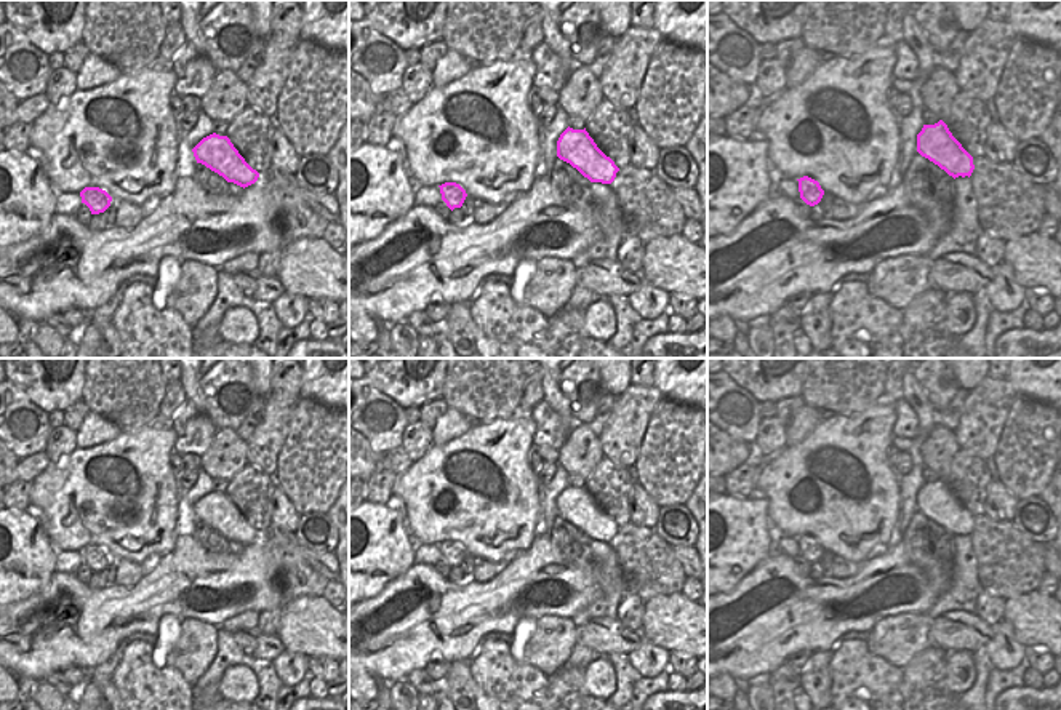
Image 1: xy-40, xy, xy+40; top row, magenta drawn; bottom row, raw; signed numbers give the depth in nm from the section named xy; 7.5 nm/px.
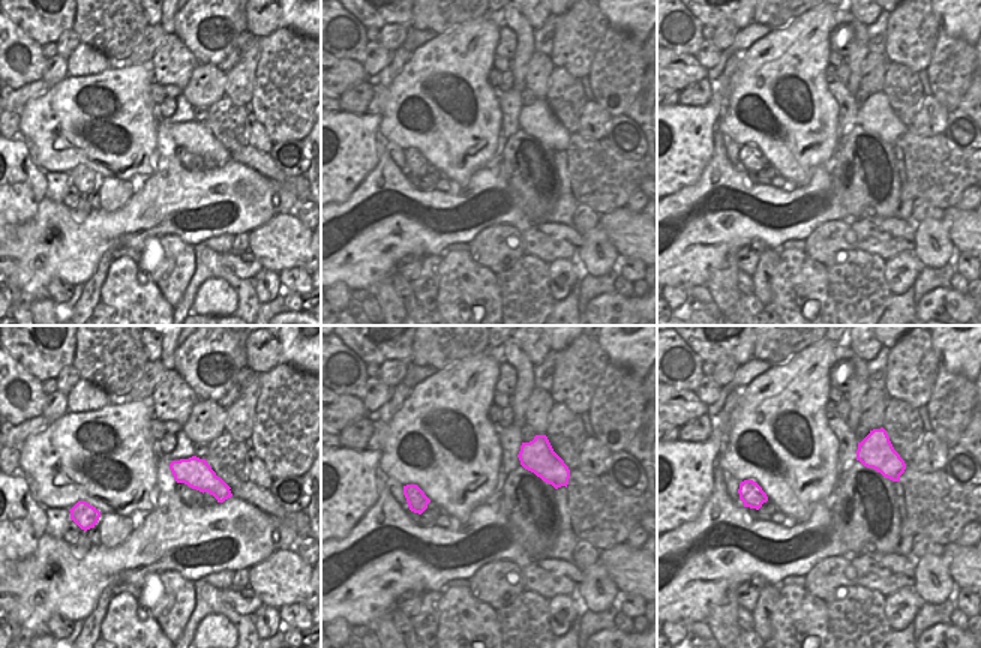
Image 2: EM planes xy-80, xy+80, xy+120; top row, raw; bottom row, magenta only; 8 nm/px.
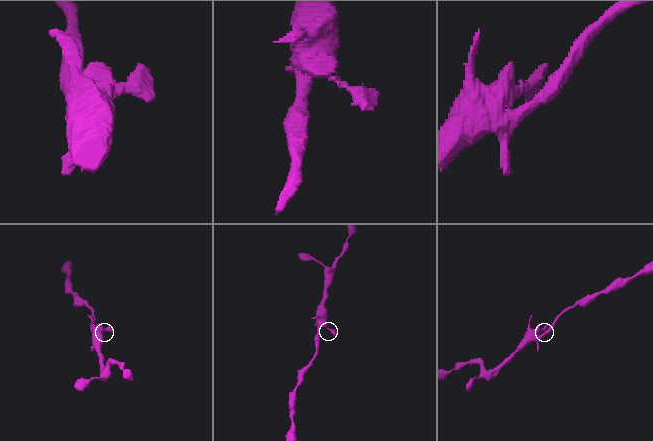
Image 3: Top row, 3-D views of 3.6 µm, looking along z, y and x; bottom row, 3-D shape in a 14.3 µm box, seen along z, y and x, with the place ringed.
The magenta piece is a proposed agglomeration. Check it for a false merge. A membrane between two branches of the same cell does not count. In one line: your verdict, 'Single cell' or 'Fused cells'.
Single cell

